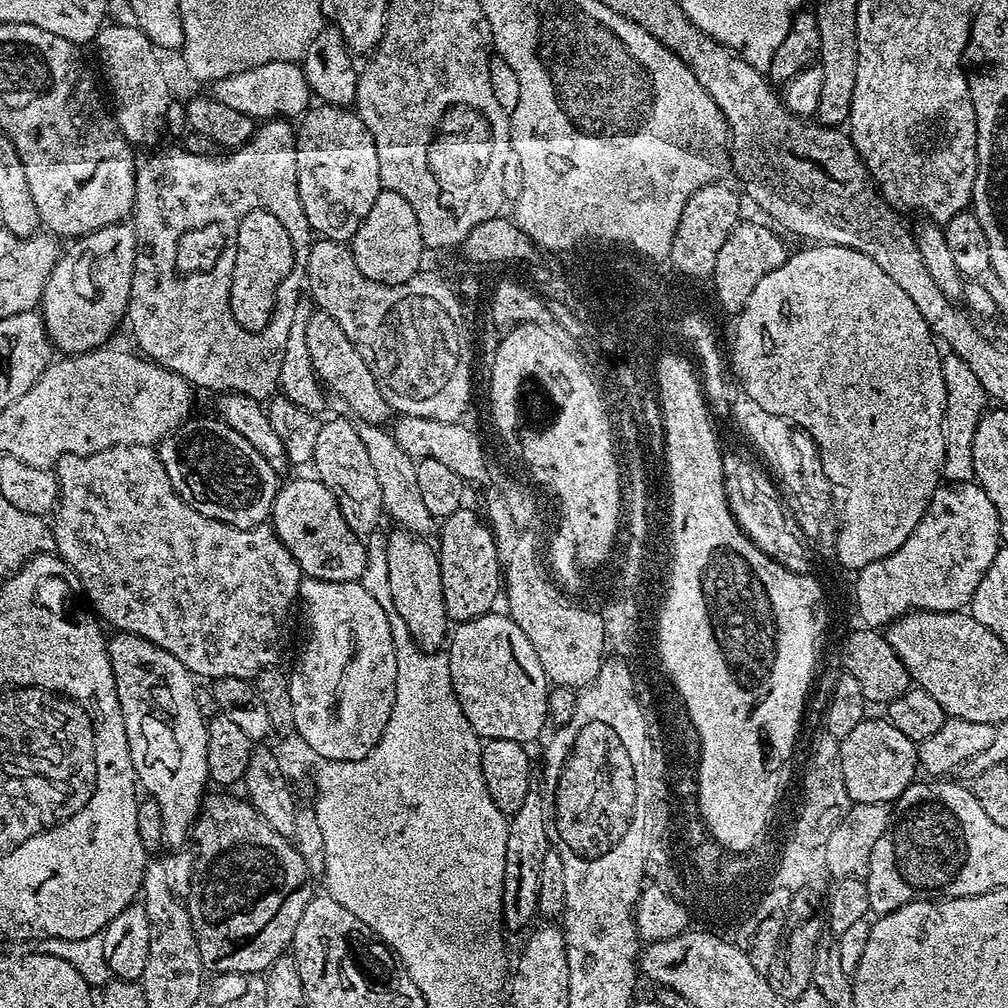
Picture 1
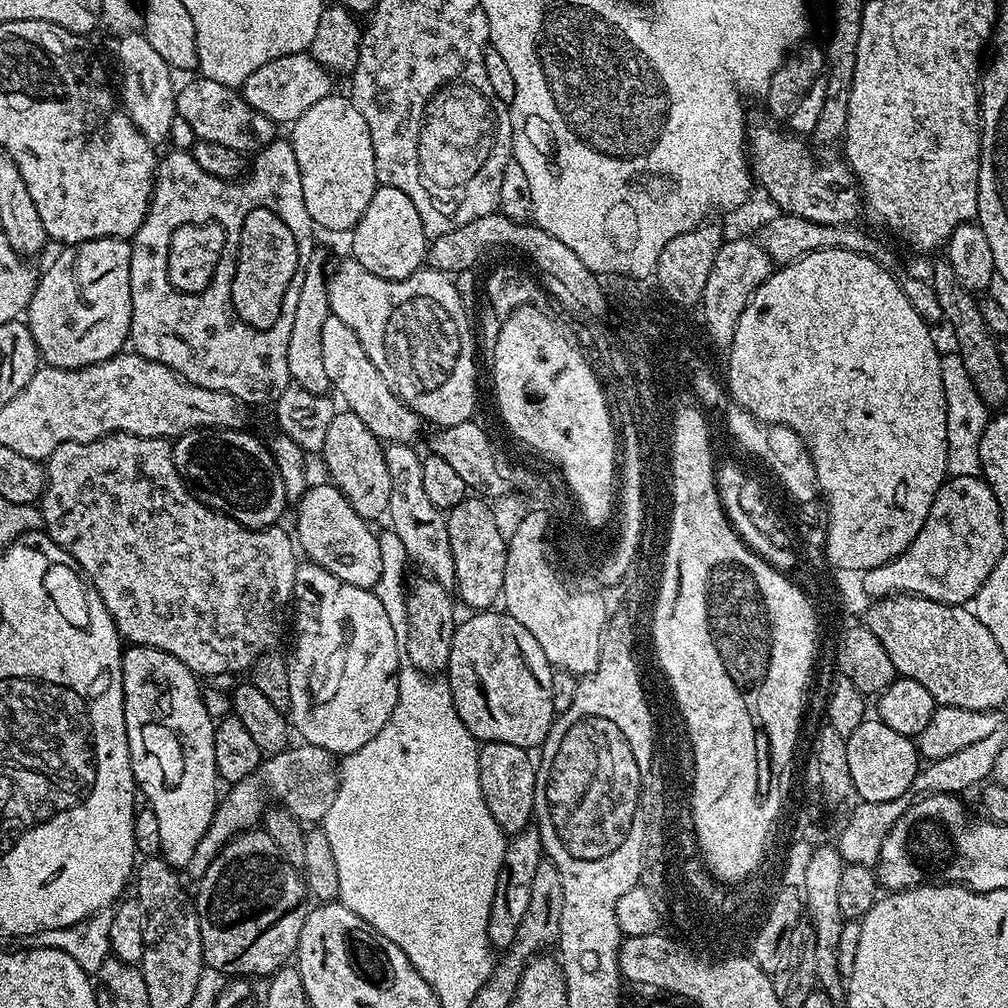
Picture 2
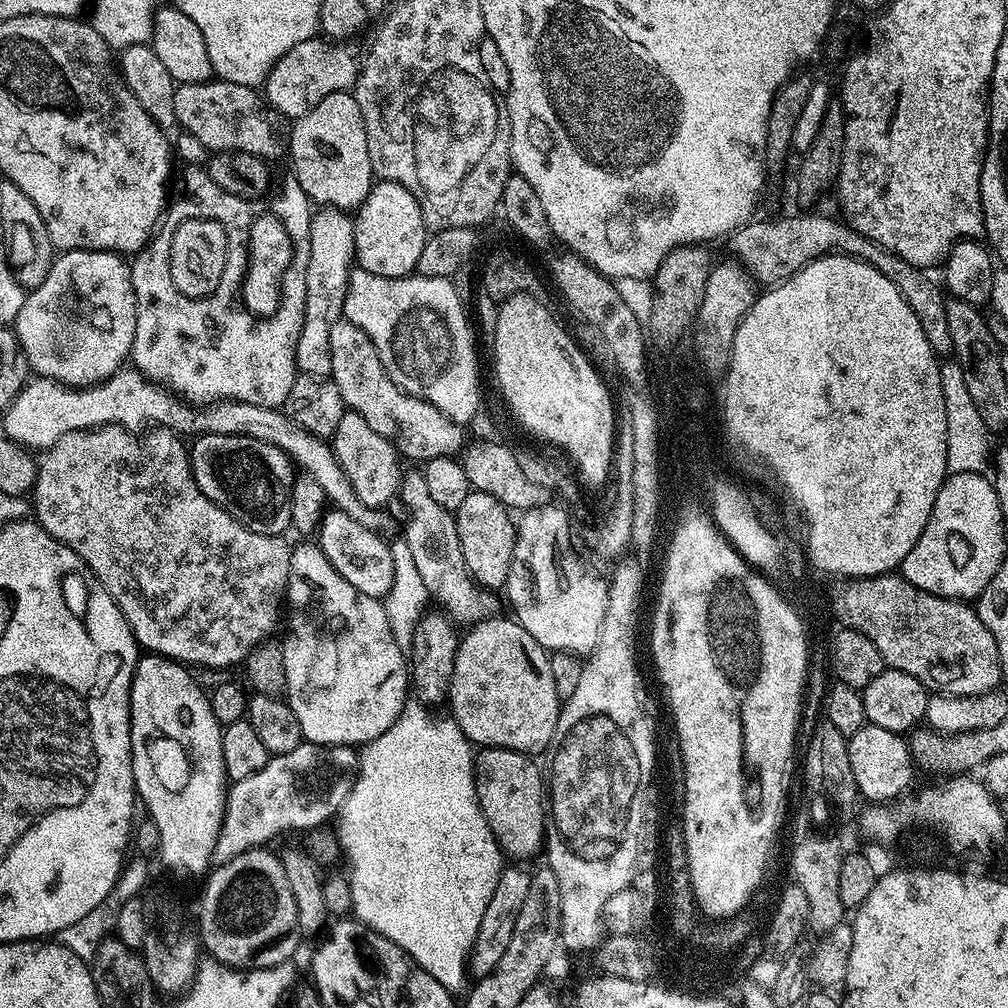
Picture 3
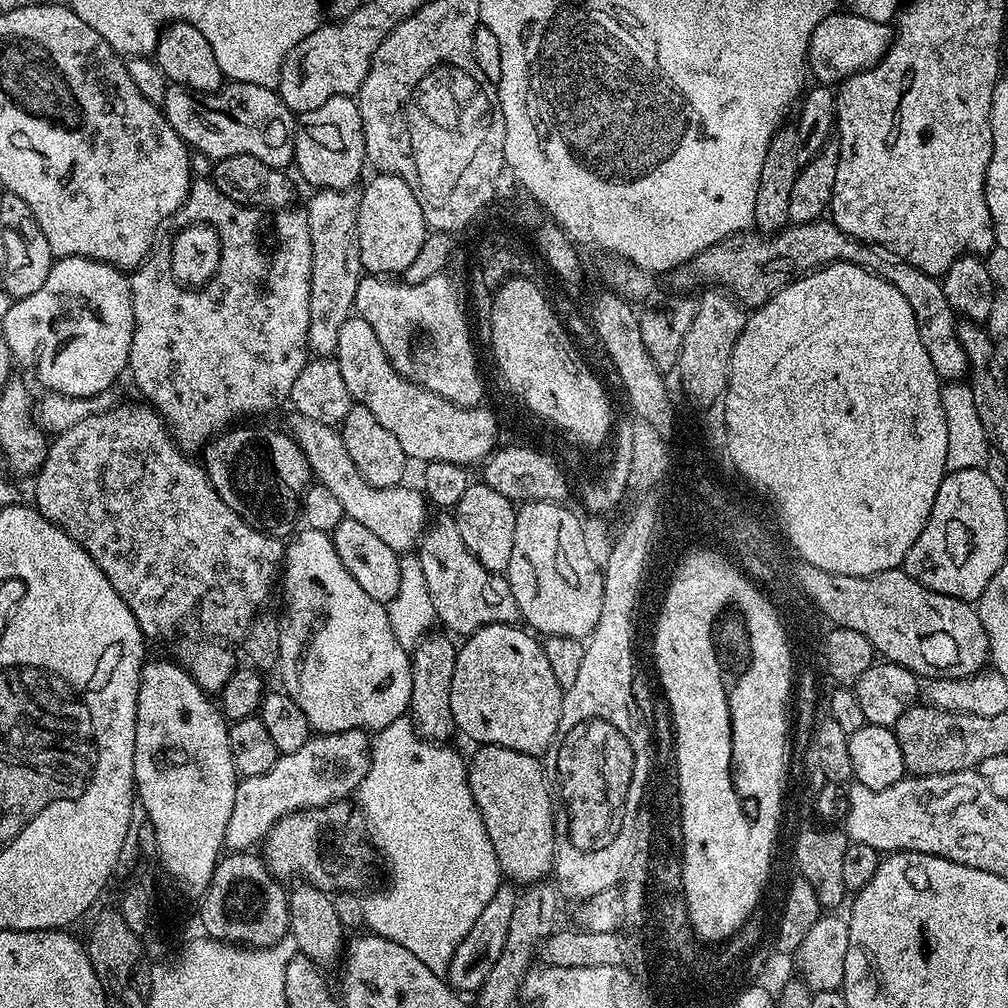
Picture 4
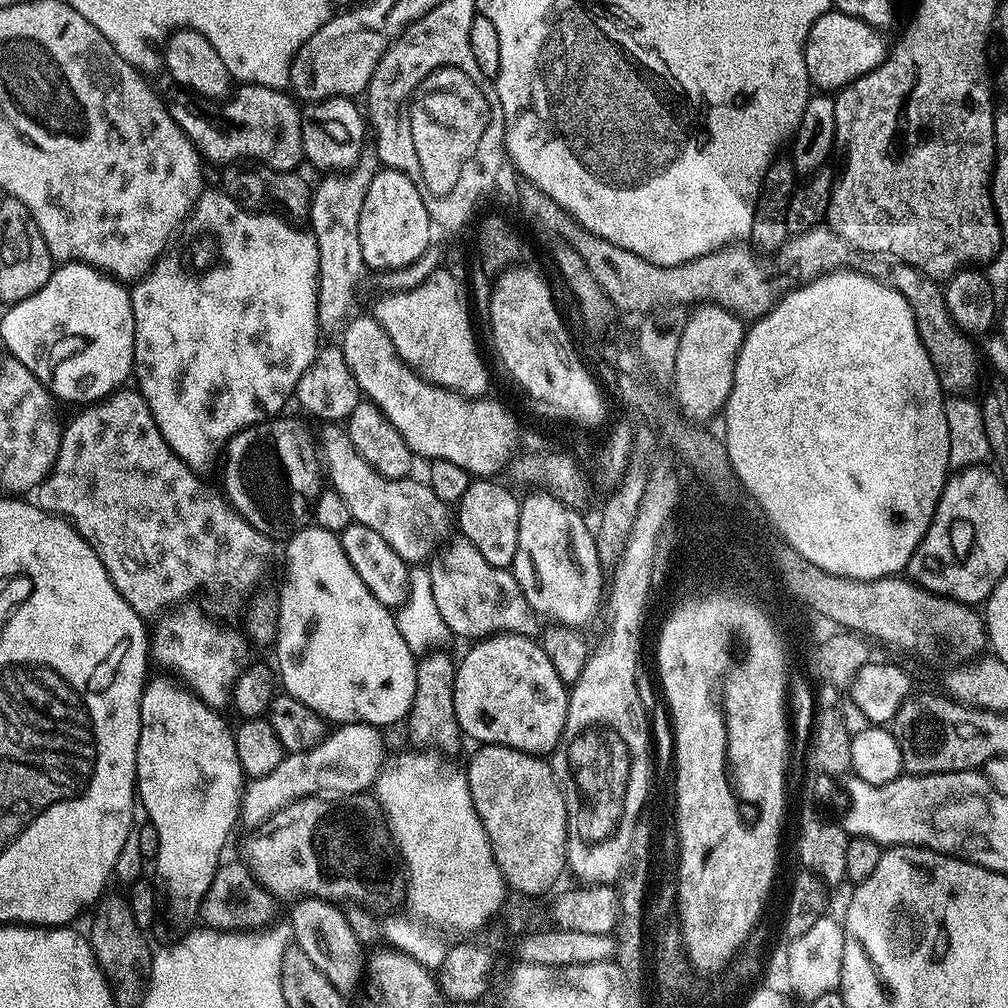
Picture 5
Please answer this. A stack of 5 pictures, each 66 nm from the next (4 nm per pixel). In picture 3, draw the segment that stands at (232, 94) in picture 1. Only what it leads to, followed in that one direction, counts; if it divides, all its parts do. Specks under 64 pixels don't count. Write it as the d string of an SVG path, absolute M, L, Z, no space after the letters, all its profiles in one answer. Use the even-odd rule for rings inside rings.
M313 38L298 42L268 71L262 83L262 95L271 108L276 108L286 118L306 114L322 98L335 92L347 92L355 85L356 75L360 72L361 57L356 56L348 42L333 42L327 38Z

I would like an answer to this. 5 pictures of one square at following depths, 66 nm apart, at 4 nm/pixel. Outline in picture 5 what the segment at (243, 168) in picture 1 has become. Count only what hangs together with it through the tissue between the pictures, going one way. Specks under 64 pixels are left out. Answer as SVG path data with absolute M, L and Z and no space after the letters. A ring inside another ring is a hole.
M222 190L201 192L200 197L196 199L196 206L188 215L187 220L202 222L202 228L210 226L210 230L214 230L218 234L220 242L214 248L214 254L212 254L212 260L208 264L204 278L194 280L194 278L186 276L178 258L170 258L170 254L174 254L174 249L169 247L164 255L152 265L149 272L131 285L132 309L134 310L134 358L132 363L135 387L150 406L152 417L162 438L166 438L166 442L172 447L174 454L178 454L178 458L182 458L182 462L186 462L186 466L190 466L193 472L200 474L203 473L203 468L208 468L216 459L216 463L221 459L222 453L227 449L228 441L233 440L243 428L251 428L252 425L261 423L265 418L272 418L283 413L280 411L283 410L287 400L293 399L302 374L311 369L314 358L322 347L322 341L320 341L322 329L318 318L318 242L311 231L294 230L295 227L281 216L257 214L246 208L239 208Z

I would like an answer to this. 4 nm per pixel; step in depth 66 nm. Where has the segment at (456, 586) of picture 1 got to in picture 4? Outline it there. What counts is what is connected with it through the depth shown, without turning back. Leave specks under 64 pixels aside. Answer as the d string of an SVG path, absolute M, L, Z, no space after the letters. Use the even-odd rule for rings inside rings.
M483 482L469 483L466 494L456 503L454 517L462 541L488 571L507 573L510 553L514 551L514 526L518 508L513 501L498 494L498 490L490 490Z

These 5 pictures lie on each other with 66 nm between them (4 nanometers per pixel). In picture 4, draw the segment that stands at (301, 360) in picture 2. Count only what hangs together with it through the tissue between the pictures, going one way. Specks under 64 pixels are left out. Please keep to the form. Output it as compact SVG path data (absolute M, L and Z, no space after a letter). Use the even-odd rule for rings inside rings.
M335 188L316 190L311 194L312 201L306 207L307 231L312 243L308 350L317 357L328 358L338 346L338 330L342 330L342 322L353 315L358 282L362 279L356 233L360 198L355 191Z

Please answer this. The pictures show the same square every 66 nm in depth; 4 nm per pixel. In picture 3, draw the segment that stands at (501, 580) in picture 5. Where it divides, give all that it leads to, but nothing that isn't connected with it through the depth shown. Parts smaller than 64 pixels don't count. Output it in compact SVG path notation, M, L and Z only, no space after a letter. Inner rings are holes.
M407 471L403 475L398 498L407 515L402 539L413 555L414 566L421 575L429 597L434 600L436 598L439 603L437 605L448 618L459 625L471 626L482 619L491 619L497 613L495 595L481 587L466 570L455 515L431 497L421 471Z

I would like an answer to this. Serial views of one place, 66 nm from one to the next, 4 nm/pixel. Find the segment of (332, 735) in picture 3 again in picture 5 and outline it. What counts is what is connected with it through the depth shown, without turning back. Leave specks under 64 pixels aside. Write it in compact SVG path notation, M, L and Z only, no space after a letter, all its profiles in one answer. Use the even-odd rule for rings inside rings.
M304 526L292 533L287 544L274 645L274 664L283 691L298 698L298 702L310 706L326 722L336 726L385 726L396 724L399 720L401 723L414 702L417 657L412 655L410 646L406 646L406 638L402 638L398 630L393 609L378 602L378 598L370 594L366 582L358 578L358 570L354 570L337 533Z

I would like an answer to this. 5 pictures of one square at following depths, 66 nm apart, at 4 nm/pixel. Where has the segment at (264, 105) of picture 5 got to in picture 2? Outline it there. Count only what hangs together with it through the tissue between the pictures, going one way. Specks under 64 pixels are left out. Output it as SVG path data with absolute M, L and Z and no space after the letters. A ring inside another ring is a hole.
M195 79L189 84L179 85L176 93L176 115L193 132L196 140L218 142L241 154L255 154L271 140L277 139L277 124L266 118L266 114L254 110L254 106L250 106L250 102L246 102L237 89L222 82Z

